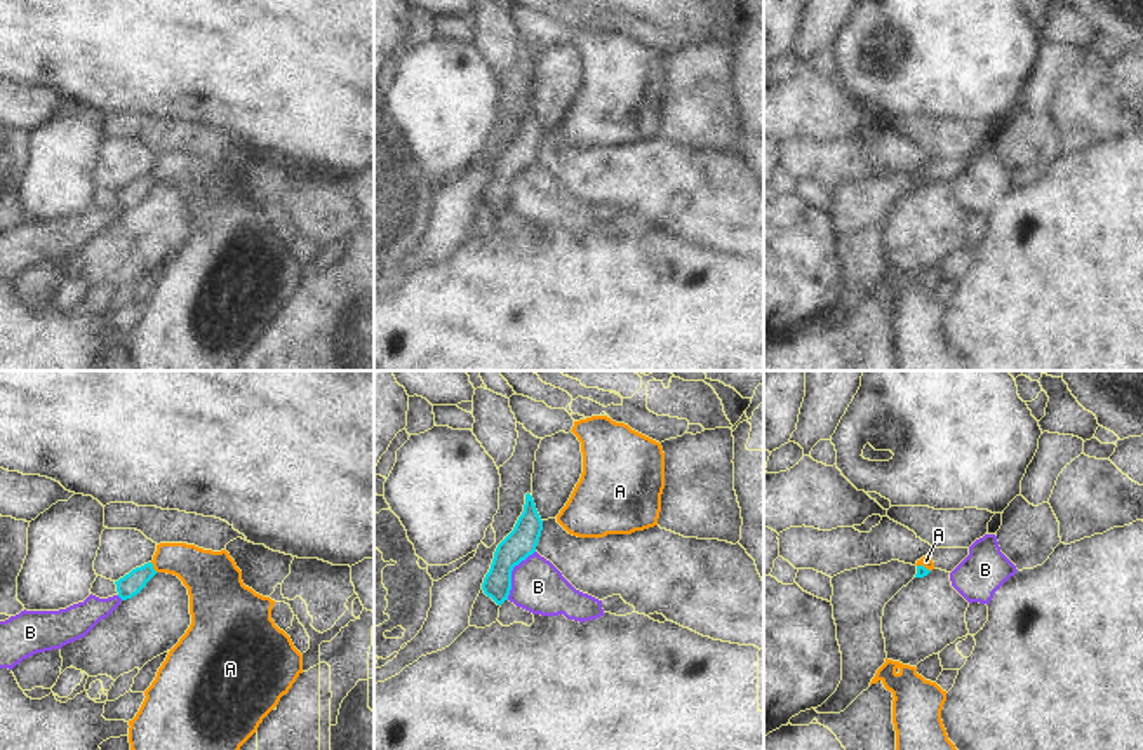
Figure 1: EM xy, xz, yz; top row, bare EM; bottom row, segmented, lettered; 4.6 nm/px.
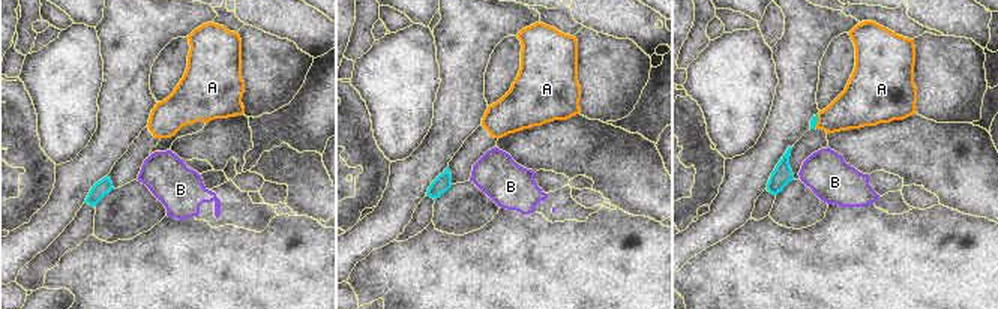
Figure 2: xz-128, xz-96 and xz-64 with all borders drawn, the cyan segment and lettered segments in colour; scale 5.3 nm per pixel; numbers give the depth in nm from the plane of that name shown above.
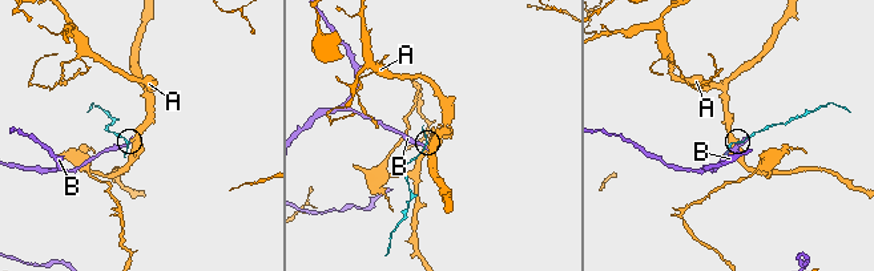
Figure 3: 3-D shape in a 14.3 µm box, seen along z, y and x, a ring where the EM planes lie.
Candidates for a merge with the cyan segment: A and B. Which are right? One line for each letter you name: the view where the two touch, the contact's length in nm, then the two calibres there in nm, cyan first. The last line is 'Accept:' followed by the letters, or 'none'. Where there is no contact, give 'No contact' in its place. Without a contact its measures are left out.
Accept: none

